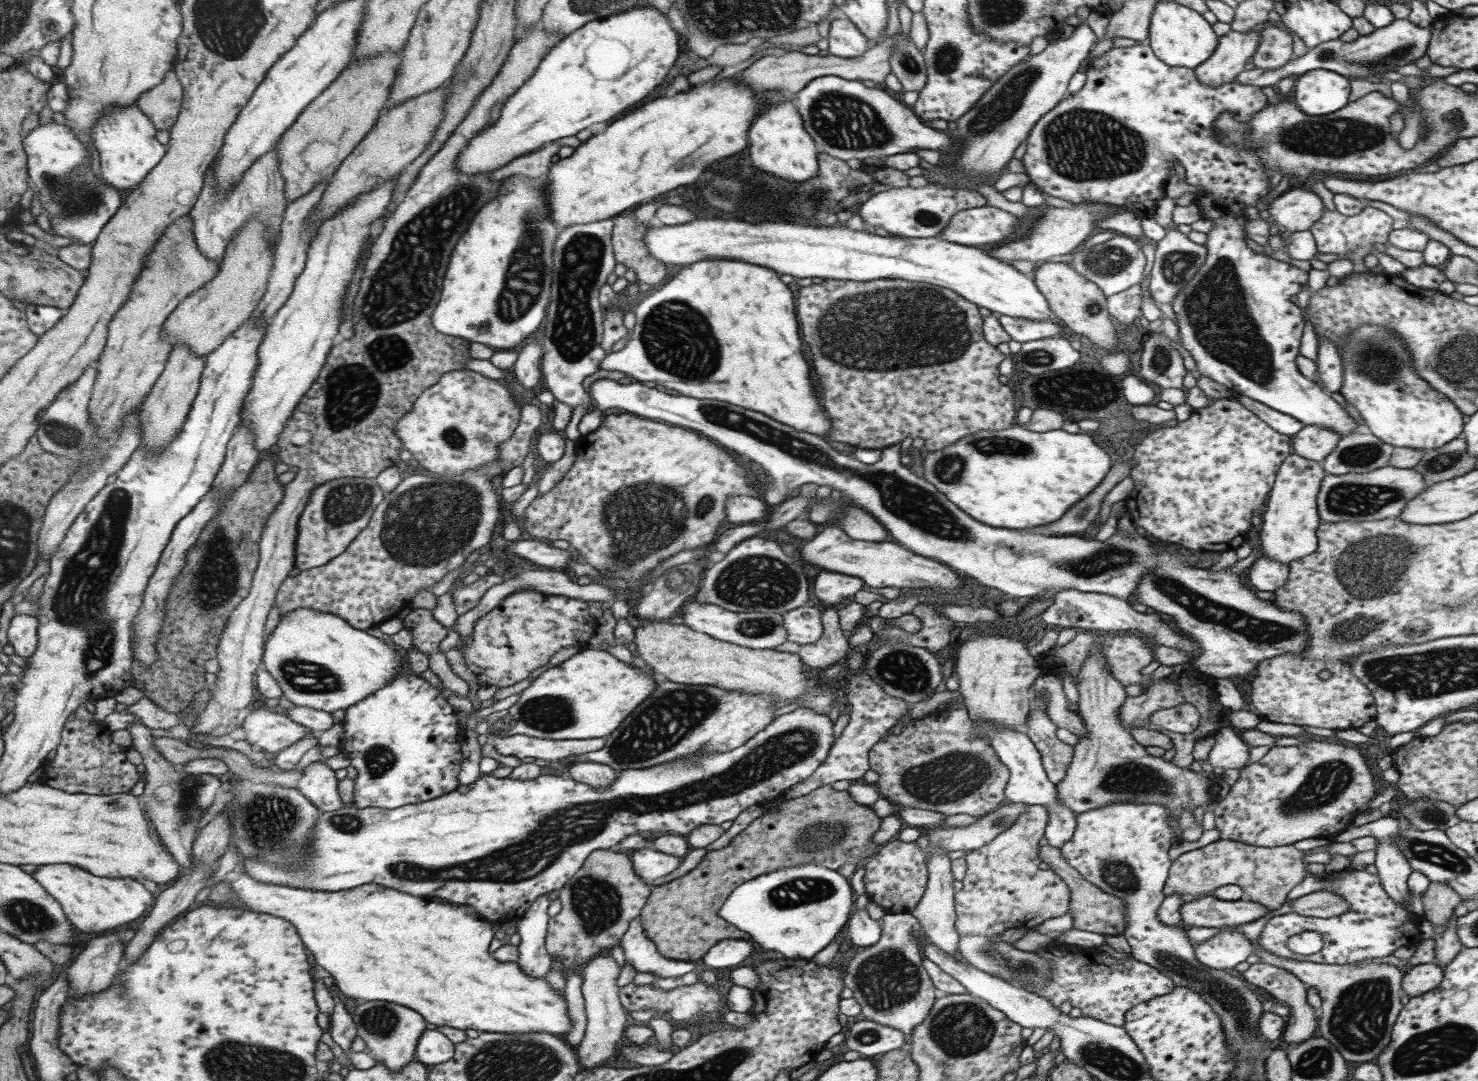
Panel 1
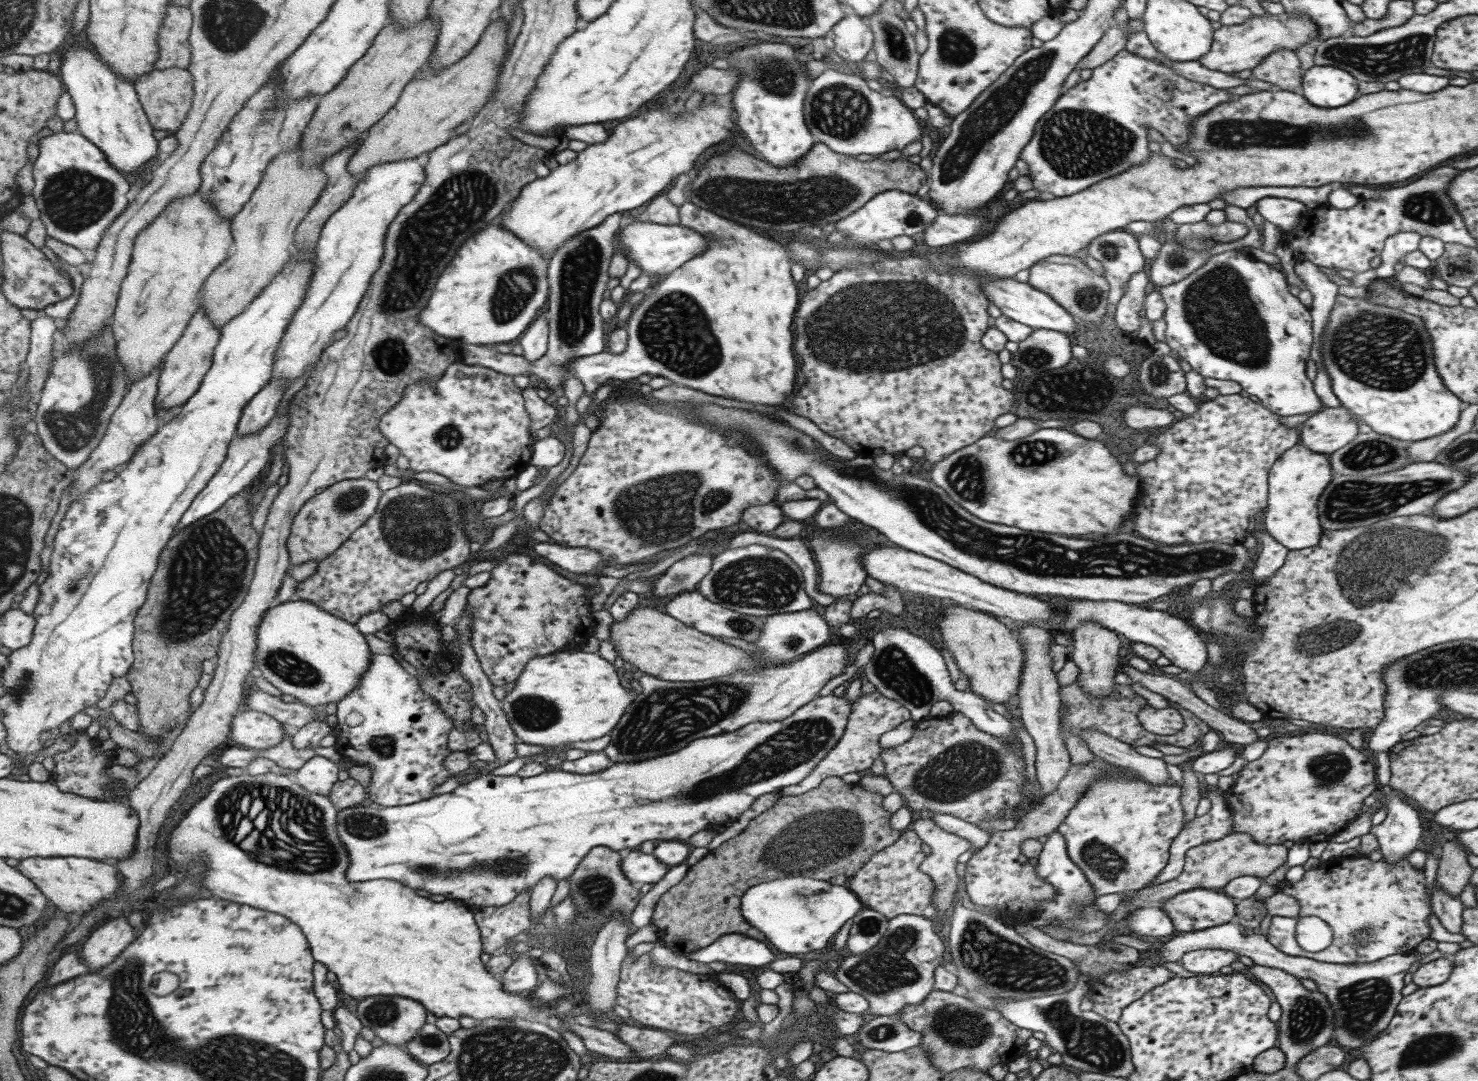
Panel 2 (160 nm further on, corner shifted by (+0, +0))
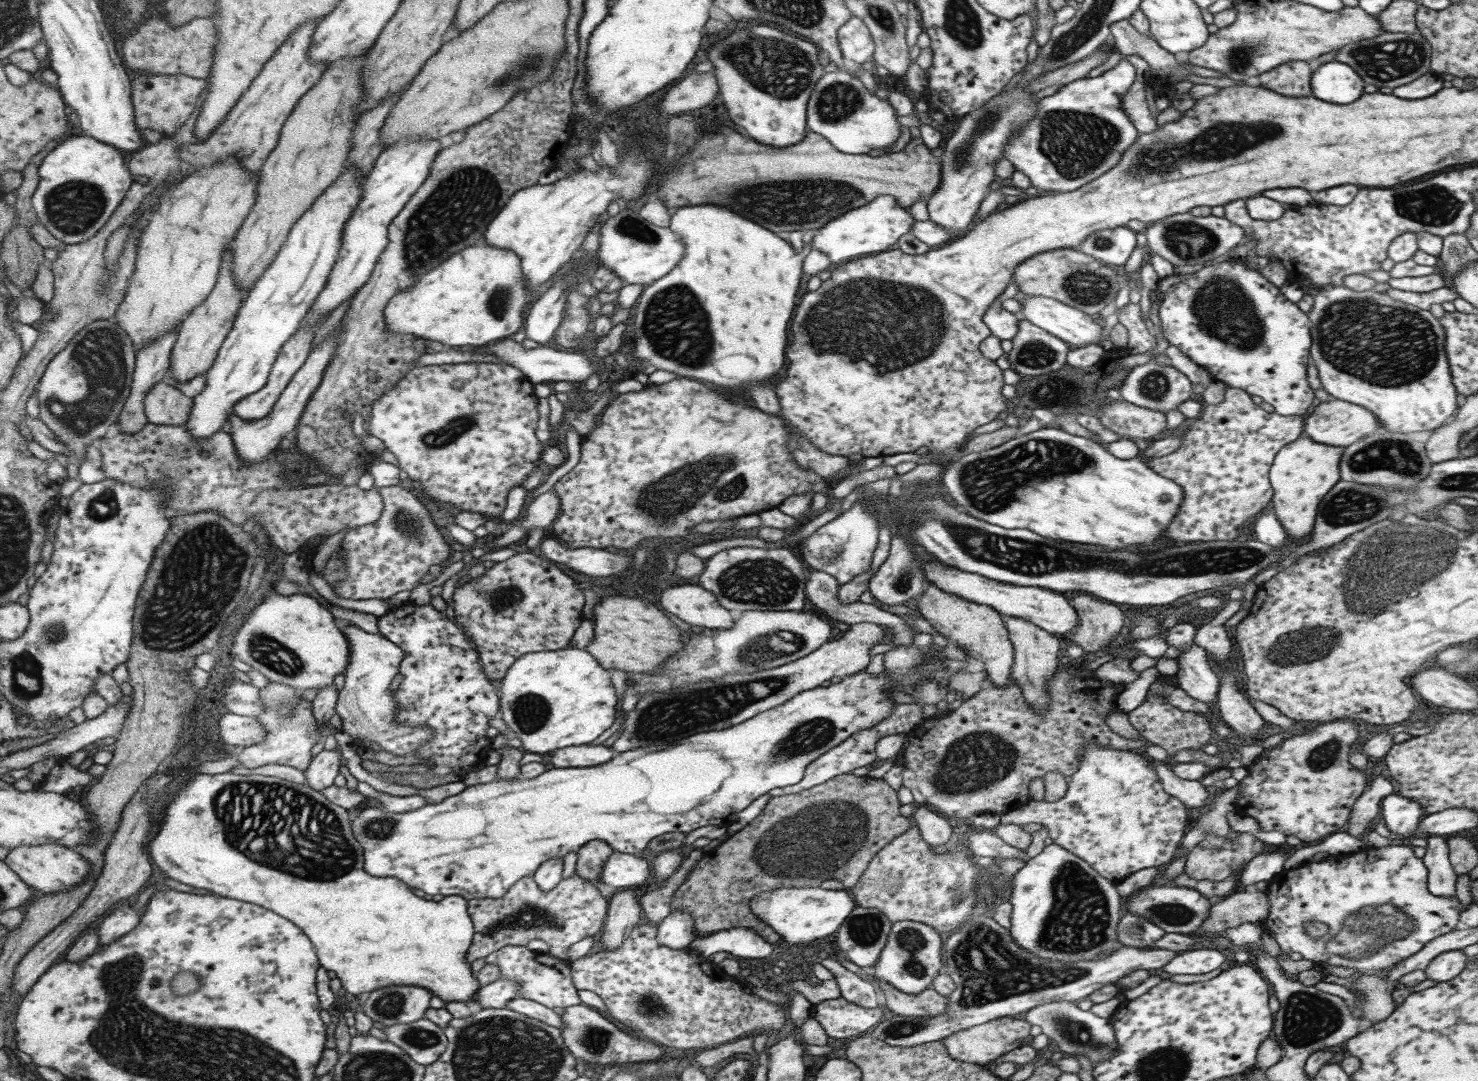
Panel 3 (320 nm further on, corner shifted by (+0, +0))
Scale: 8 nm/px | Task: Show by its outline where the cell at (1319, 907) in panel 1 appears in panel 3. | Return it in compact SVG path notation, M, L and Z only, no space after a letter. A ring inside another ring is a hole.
M1237 890L1223 899L1213 900L1201 934L1220 934L1243 923L1259 924L1267 918L1269 906L1266 892Z

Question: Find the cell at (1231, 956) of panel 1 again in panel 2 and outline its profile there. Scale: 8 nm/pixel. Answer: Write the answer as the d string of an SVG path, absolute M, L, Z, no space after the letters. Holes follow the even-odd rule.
M1201 949L1183 954L1178 963L1189 972L1211 975L1218 974L1221 966L1229 966L1237 957L1230 950Z

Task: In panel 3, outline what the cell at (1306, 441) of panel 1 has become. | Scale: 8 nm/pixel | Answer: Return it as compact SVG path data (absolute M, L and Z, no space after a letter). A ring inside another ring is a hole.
M1331 399L1327 402L1315 403L1315 410L1304 417L1303 435L1311 438L1313 442L1335 448L1345 448L1375 432L1383 432L1377 417L1371 412L1341 400Z

